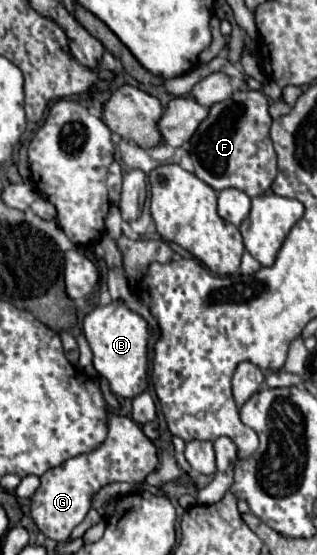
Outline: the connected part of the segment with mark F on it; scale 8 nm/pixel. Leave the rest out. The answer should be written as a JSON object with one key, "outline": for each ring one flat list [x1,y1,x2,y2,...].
{"outline":[[234,91,230,99,214,103,190,139,194,173,214,191,234,187,250,197,264,195,276,179,276,153,268,133,270,125,268,97,262,91]]}

